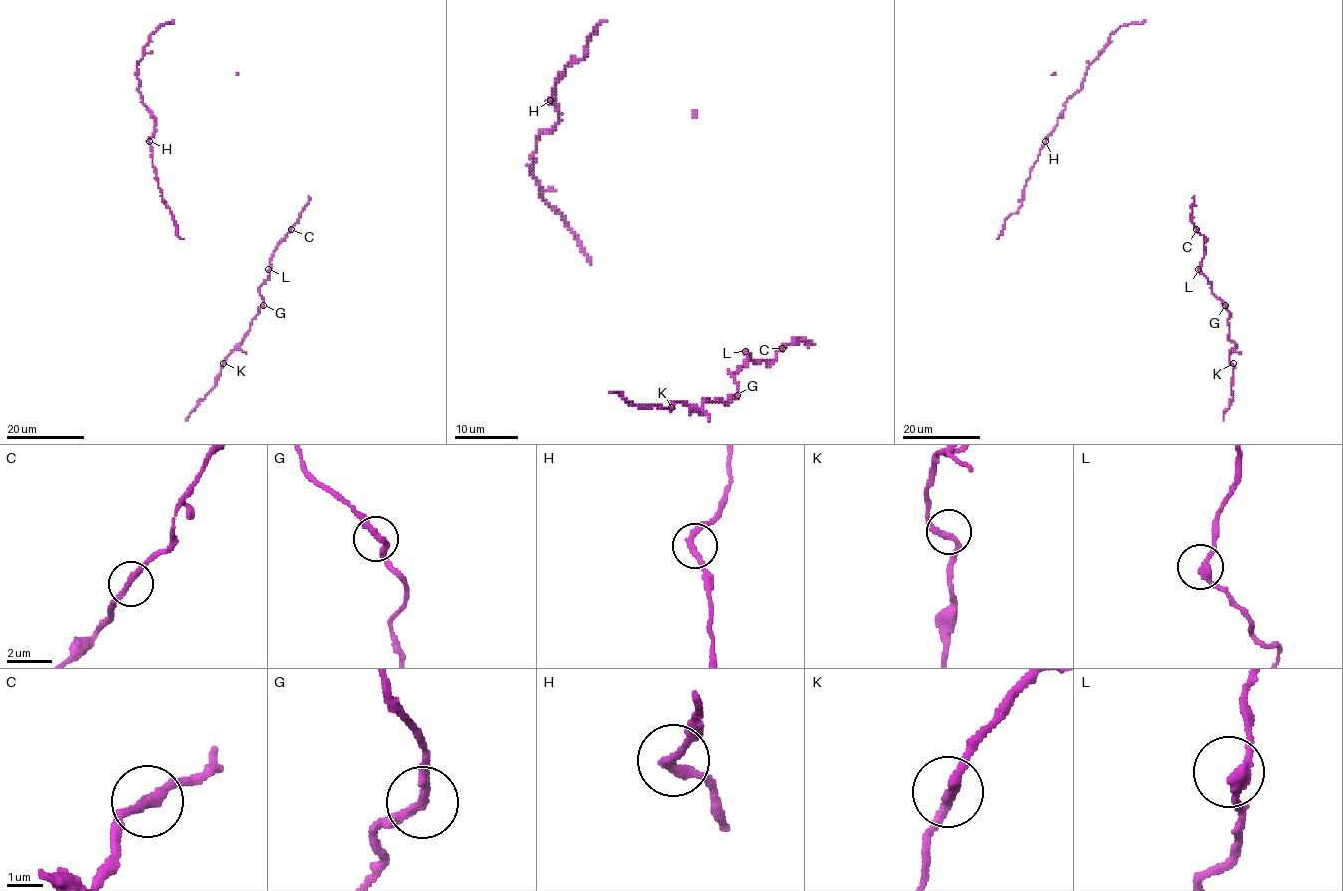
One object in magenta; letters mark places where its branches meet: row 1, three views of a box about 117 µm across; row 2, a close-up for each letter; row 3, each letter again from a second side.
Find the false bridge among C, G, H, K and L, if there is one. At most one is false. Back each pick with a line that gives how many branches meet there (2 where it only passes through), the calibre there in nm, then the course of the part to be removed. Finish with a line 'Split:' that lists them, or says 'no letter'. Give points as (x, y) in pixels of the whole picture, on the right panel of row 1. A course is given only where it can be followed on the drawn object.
Split: no letter

